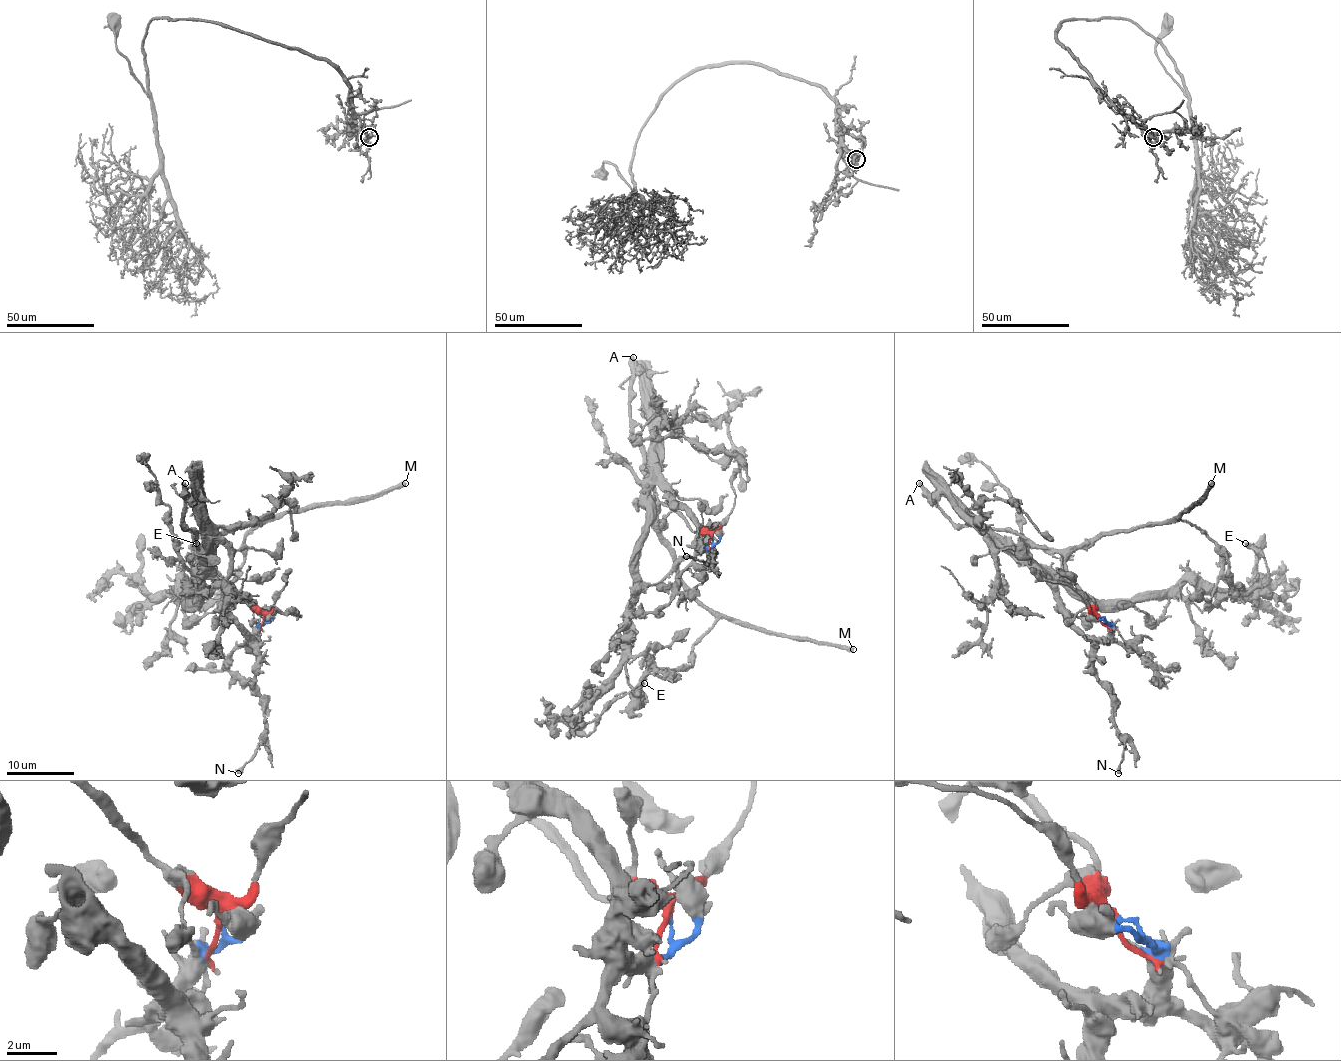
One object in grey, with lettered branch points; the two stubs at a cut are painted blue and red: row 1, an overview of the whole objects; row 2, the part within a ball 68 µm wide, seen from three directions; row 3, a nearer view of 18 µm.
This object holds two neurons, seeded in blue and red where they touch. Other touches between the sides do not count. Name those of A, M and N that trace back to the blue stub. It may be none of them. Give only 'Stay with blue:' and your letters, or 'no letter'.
Stay with blue: N

